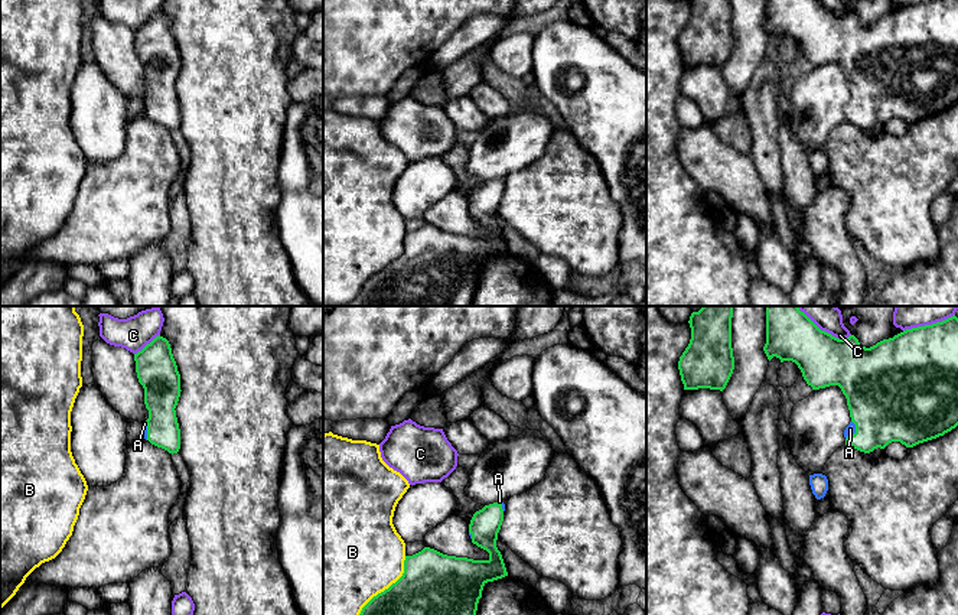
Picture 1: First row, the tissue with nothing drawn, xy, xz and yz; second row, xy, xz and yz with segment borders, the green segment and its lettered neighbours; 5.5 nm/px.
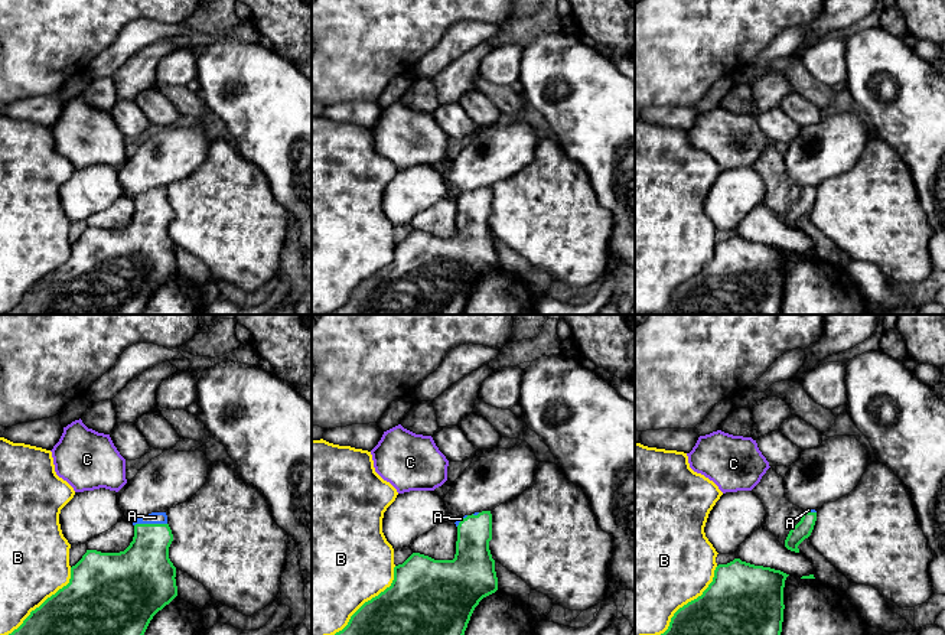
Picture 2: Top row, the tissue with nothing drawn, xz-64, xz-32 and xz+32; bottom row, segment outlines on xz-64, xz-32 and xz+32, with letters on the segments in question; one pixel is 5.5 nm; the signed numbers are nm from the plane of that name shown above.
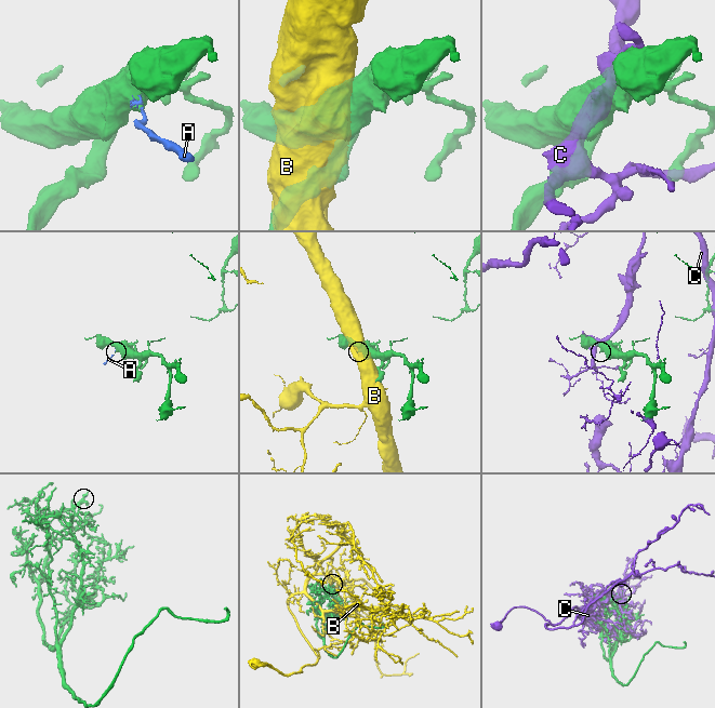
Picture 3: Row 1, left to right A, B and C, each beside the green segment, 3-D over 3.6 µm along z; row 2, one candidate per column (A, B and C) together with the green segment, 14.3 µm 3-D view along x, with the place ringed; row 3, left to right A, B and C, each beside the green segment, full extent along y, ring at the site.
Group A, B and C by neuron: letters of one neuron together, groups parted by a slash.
A / B / C

